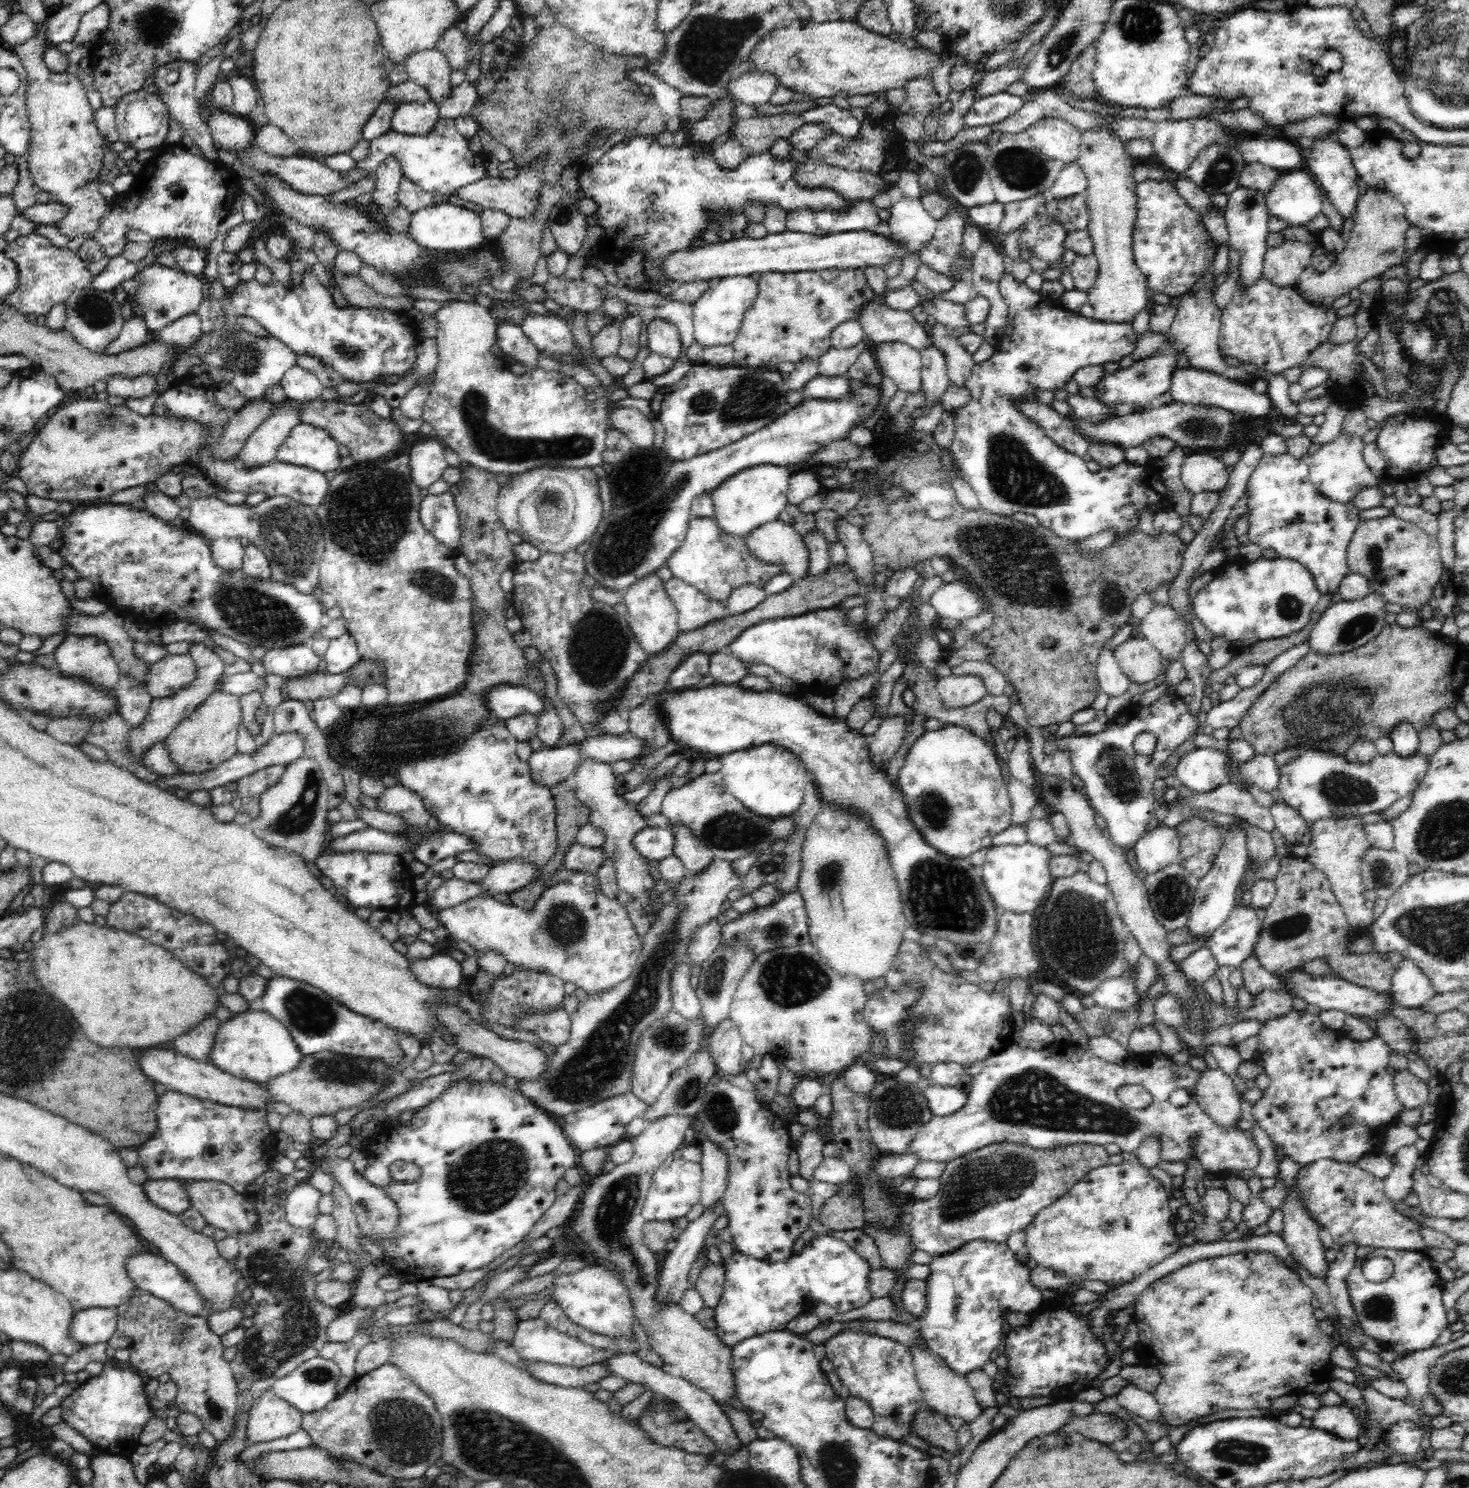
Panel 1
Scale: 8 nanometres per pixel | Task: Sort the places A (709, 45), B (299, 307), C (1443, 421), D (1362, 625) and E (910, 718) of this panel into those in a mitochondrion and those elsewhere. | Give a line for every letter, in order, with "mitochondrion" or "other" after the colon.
A: mitochondrion
B: other
C: other
D: mitochondrion
E: other

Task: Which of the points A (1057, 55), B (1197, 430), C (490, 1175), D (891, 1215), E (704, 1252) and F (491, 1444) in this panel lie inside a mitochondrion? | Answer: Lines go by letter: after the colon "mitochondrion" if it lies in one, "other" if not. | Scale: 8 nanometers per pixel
A: mitochondrion
B: mitochondrion
C: mitochondrion
D: mitochondrion
E: other
F: mitochondrion

